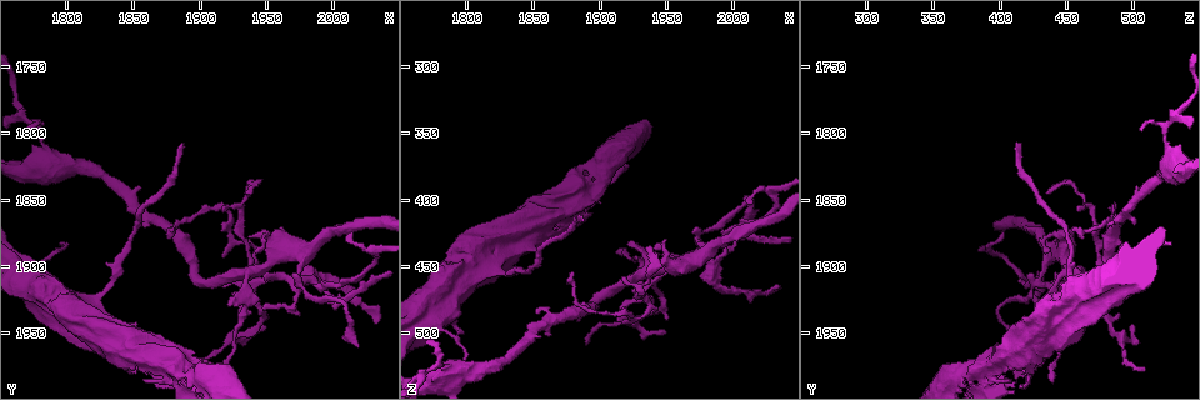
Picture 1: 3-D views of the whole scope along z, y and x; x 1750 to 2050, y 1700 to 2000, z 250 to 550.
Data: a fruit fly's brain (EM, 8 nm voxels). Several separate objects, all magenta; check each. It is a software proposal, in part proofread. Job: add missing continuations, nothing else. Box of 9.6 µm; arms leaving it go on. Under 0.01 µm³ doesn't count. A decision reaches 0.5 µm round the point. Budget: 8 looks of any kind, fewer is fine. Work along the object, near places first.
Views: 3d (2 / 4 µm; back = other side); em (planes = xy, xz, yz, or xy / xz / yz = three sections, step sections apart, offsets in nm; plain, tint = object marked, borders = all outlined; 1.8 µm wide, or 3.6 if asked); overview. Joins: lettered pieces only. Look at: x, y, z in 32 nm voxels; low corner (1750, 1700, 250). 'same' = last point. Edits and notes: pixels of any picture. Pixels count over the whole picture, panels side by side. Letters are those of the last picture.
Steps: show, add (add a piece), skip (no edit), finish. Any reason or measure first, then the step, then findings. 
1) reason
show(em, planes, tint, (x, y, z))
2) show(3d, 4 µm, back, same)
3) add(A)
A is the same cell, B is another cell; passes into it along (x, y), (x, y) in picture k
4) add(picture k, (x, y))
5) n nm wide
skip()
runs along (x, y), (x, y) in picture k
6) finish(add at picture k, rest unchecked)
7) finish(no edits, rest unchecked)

branch point
show(em, xy, step 16, tint, (1934, 1920, 442))

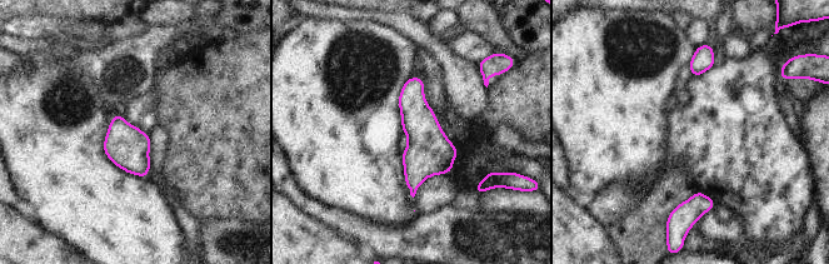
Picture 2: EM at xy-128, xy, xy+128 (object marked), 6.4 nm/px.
another direction
show(em, planes, borders, same)

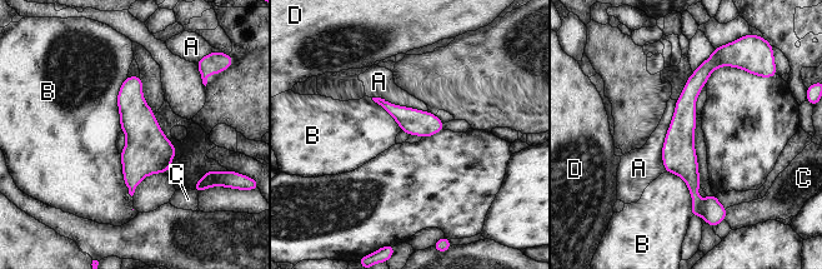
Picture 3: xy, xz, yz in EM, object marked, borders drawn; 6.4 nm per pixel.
skip()
A, B, C and D are other cells; border along (666, 172), (685, 182), (692, 215) in picture 3; none of them fits

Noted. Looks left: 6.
free end
show(em, xz, step 4, tint, (1796, 1882, 530))

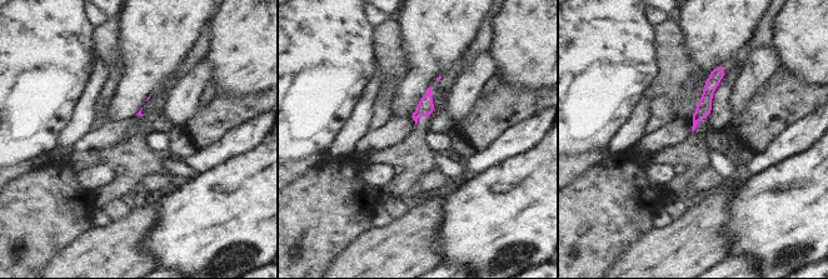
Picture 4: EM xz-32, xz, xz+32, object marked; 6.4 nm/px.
show(em, planes, borders, same)

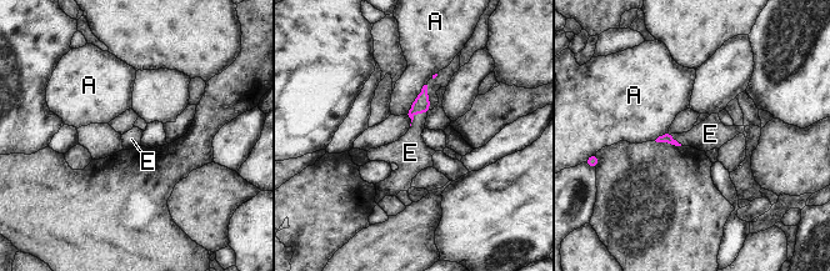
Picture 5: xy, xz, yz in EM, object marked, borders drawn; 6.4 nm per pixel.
add(E)
E is the same cell, A is another cell; passes into it along (421, 104), (414, 114), (410, 152) in picture 5; the cell continues

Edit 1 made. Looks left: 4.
see it whole again
show(overview)

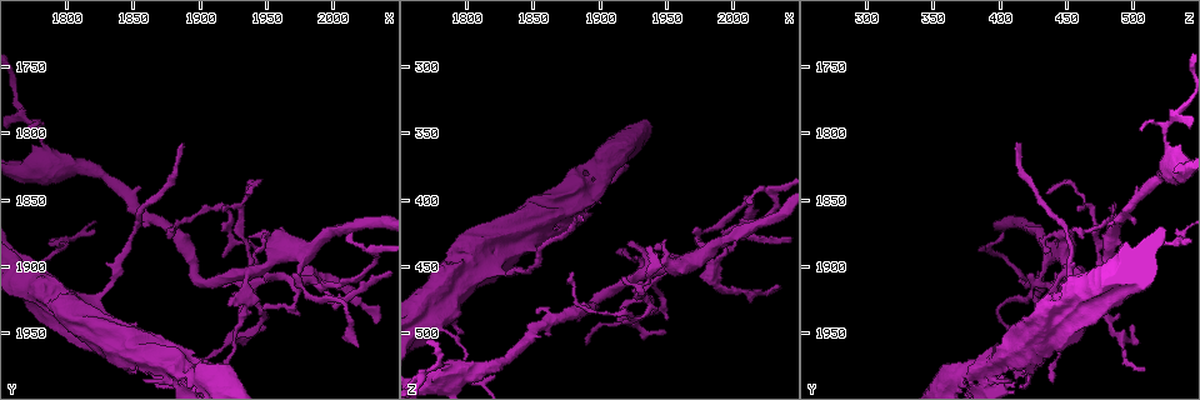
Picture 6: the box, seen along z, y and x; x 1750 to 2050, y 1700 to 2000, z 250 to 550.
tapers out
show(em, yz, step 4, tint, (2034, 1940, 468))

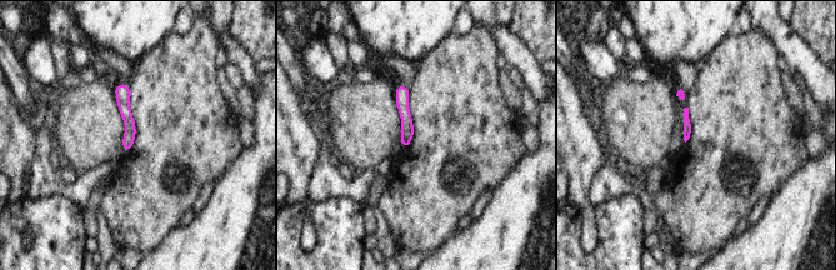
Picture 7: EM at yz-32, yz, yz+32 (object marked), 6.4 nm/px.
show(em, planes, borders, same)

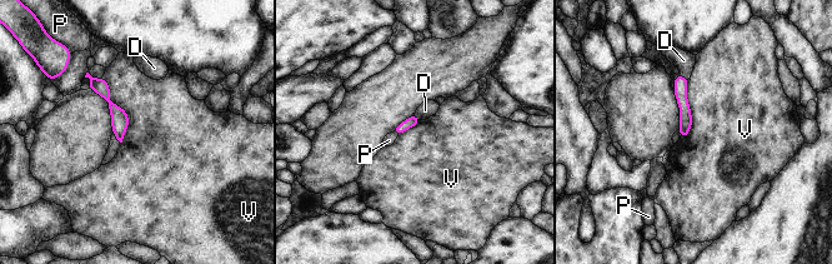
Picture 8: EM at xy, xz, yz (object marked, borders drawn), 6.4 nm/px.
skip()
D, P and V are other cells; none of them fits

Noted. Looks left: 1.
finish(add at picture 5, rest unchecked)

